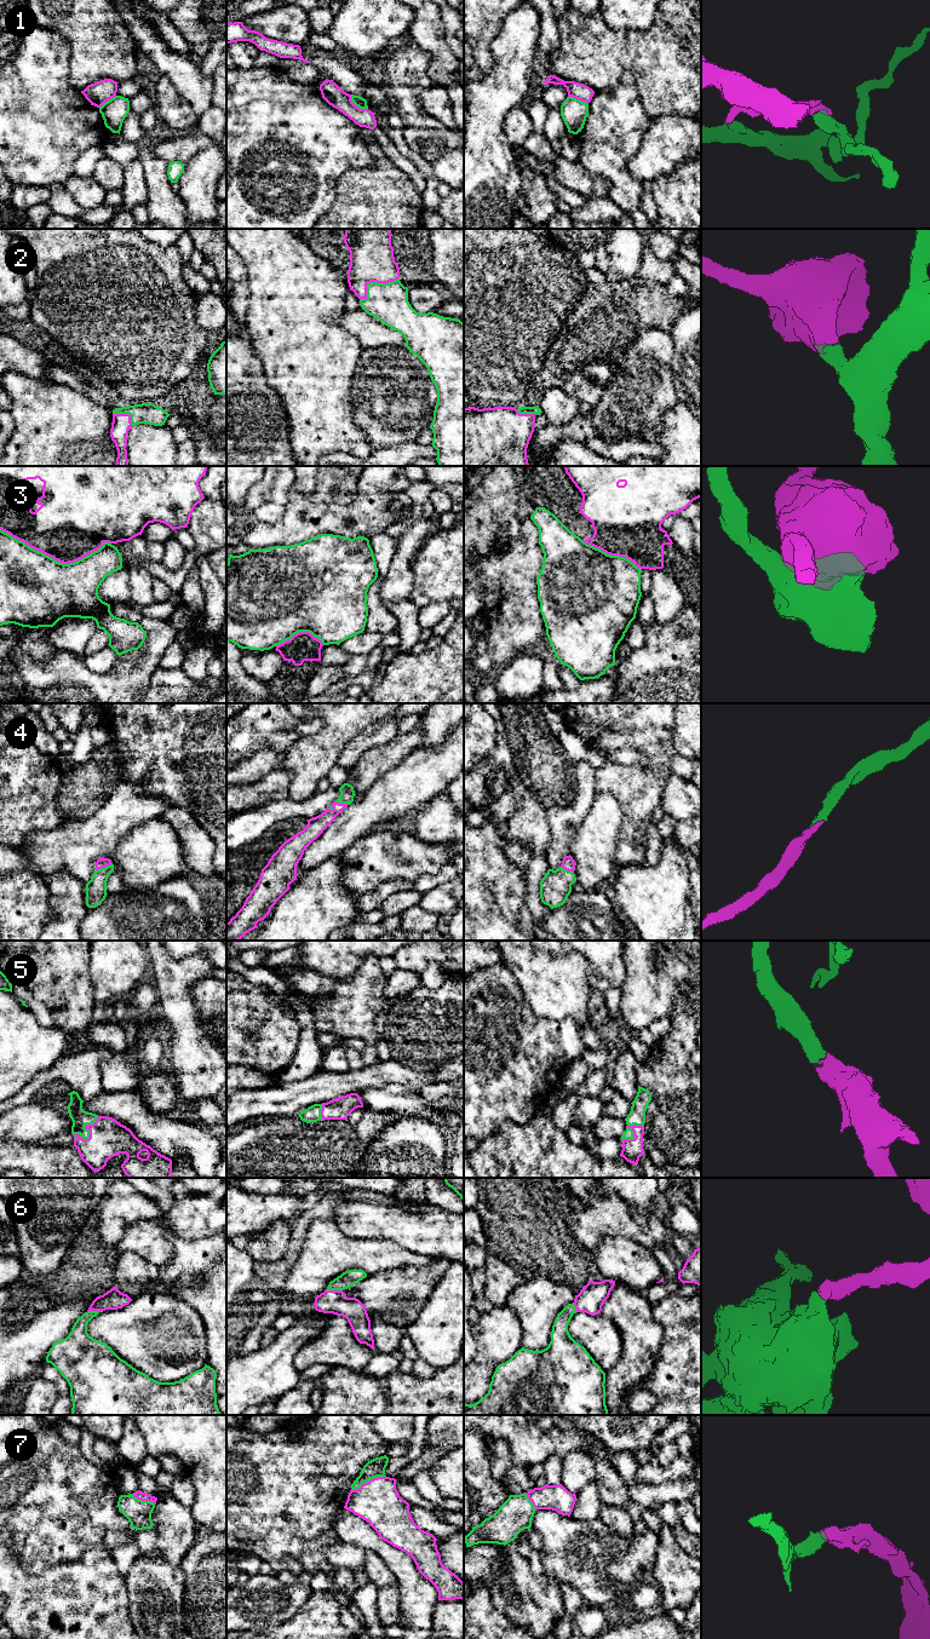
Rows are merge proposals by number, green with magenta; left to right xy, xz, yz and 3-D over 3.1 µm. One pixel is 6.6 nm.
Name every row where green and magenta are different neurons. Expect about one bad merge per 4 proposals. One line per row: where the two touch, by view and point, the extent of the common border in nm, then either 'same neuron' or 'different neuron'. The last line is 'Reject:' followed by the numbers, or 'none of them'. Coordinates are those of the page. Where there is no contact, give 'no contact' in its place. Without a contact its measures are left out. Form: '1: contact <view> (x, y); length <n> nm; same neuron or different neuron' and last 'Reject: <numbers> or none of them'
1: contact xz (356, 105); length 160 nm; different neuron
2: contact xz (373, 282); length 300 nm; same neuron
3: contact xy (56, 561); length 750 nm; different neuron
4: contact xy (103, 868); length 120 nm; same neuron
5: contact xy (89, 1132); length 220 nm; same neuron
6: contact xz (334, 1289); length 110 nm; same neuron
7: contact xz (368, 1481); length 260 nm; same neuron
Reject: 1, 3

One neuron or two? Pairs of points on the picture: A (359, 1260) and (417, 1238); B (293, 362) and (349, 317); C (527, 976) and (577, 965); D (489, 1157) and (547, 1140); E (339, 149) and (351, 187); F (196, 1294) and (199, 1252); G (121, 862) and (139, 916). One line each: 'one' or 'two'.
A: two
B: two
C: one
D: one
E: two
F: one
G: two

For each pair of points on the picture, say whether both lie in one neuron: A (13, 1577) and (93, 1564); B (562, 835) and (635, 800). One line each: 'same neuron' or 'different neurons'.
A: same neuron
B: different neurons

